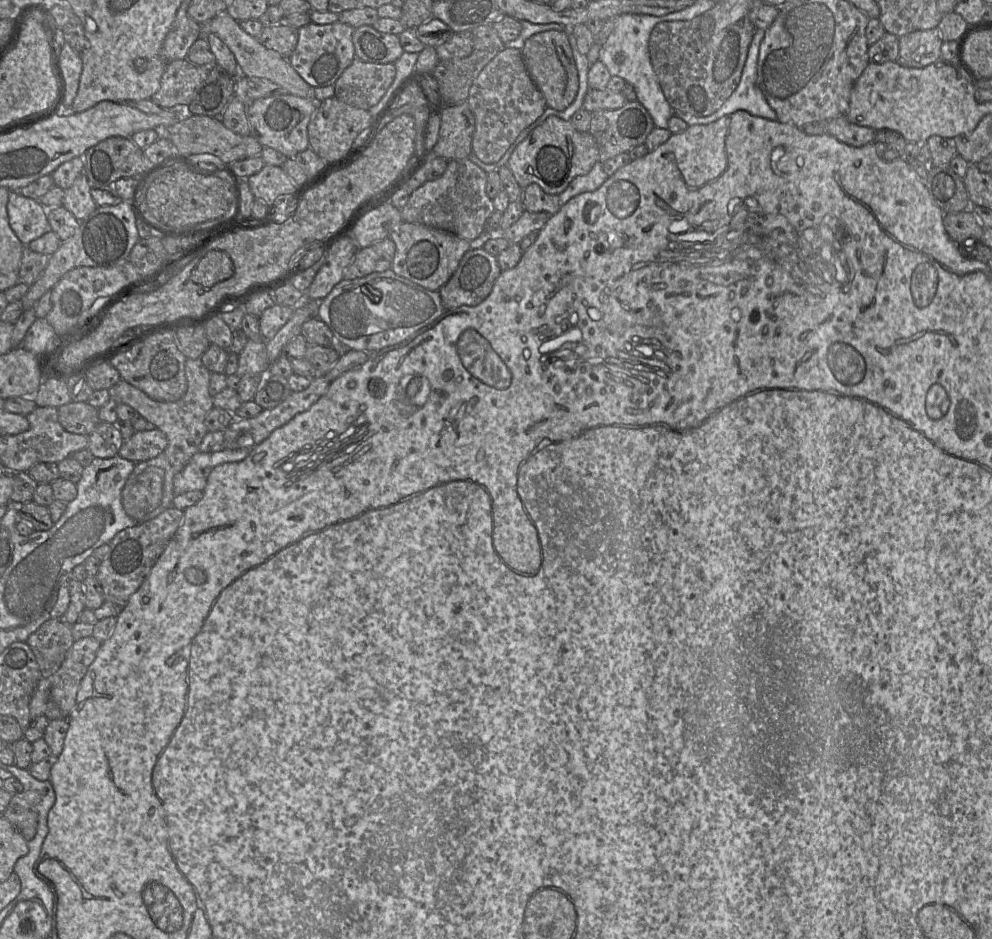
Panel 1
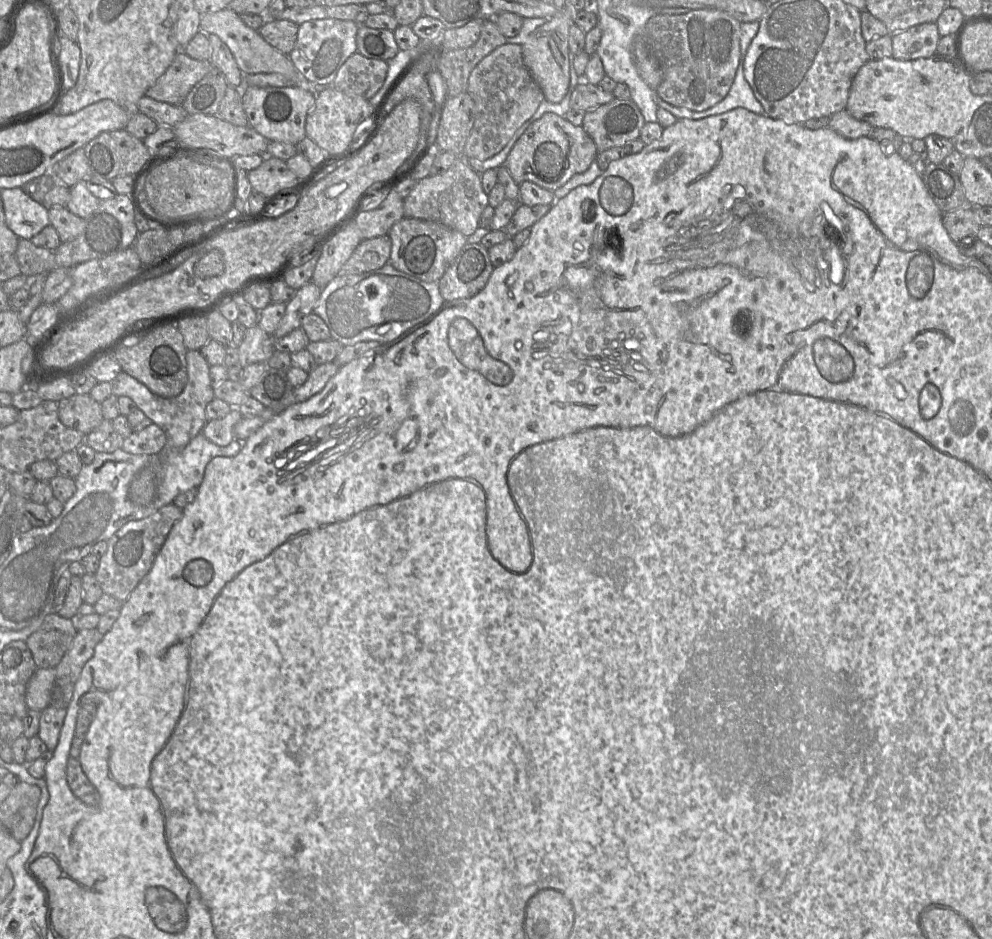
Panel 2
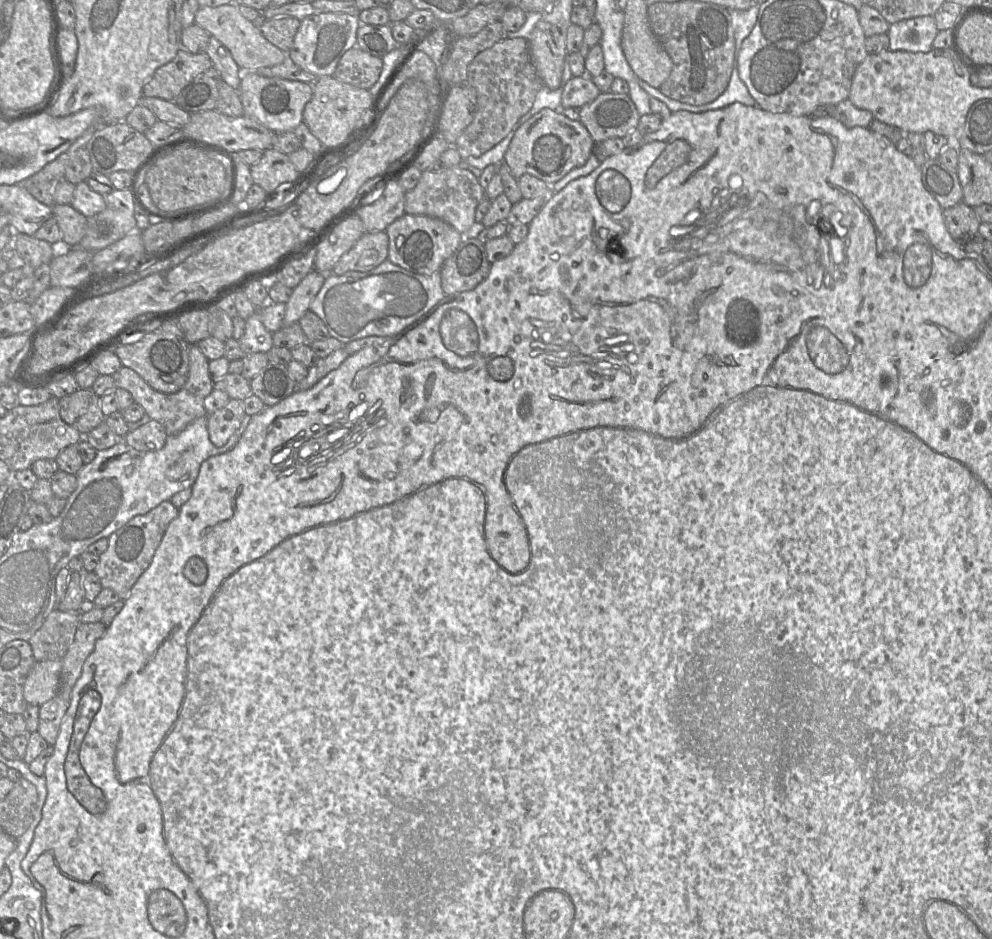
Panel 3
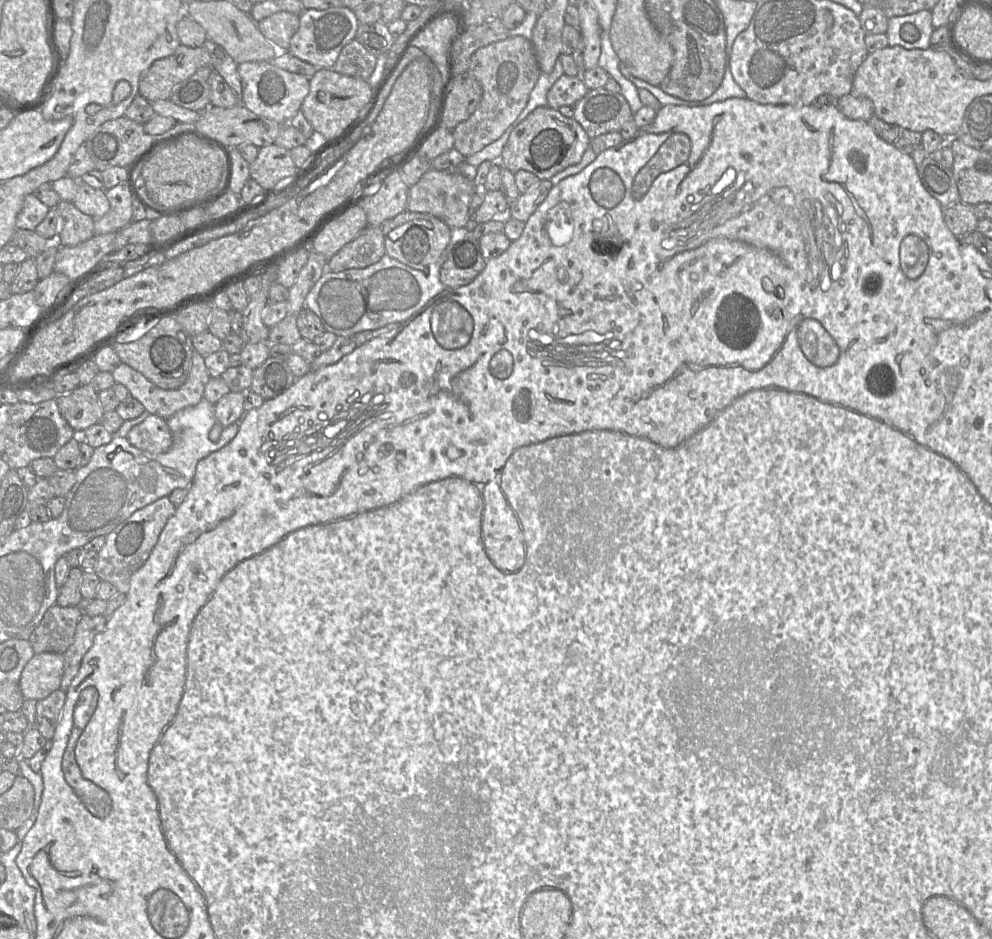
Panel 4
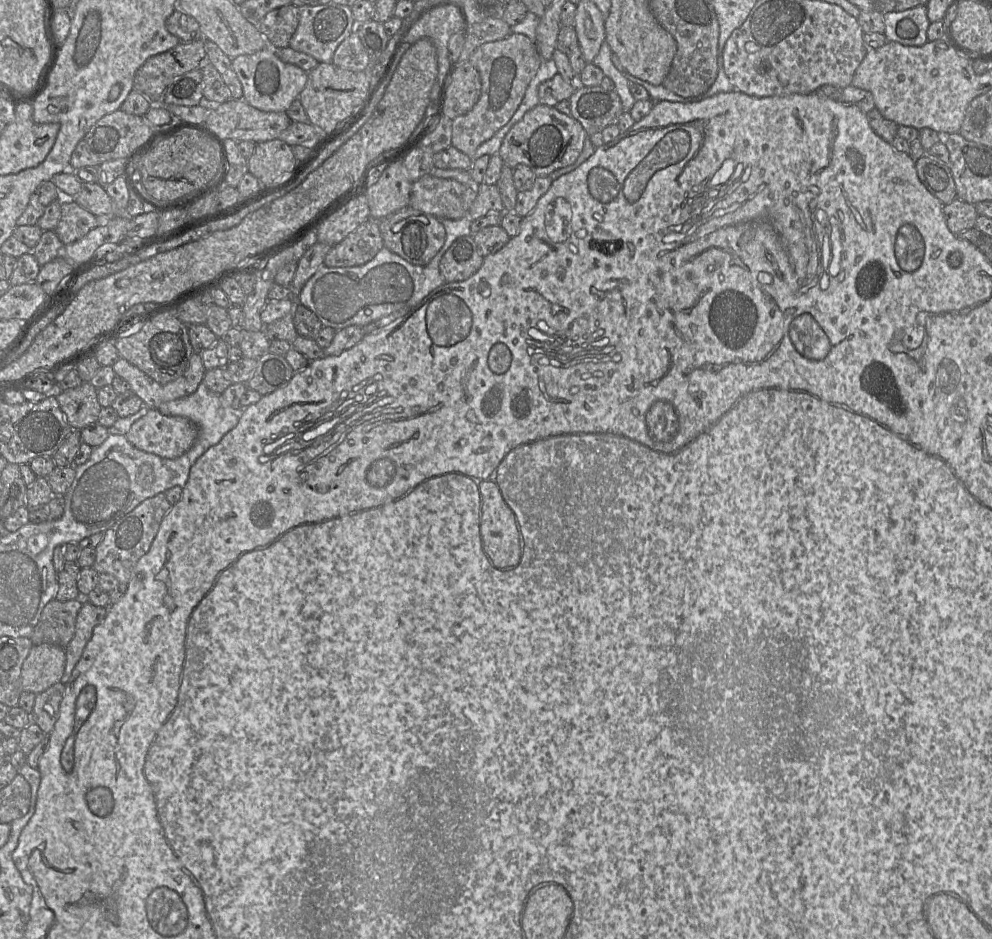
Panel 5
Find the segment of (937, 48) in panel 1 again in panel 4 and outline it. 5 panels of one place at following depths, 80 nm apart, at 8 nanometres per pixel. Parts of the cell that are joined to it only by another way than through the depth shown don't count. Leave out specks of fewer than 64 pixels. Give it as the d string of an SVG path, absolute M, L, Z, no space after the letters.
M931 11L892 17L888 19L886 35L889 46L901 46L906 49L928 49L934 27Z

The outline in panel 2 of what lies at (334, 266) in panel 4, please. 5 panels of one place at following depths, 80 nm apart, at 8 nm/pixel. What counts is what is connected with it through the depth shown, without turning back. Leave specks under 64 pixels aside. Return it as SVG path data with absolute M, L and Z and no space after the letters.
M387 234L363 239L341 267L337 276L362 274L380 269L388 262L390 253L391 239Z

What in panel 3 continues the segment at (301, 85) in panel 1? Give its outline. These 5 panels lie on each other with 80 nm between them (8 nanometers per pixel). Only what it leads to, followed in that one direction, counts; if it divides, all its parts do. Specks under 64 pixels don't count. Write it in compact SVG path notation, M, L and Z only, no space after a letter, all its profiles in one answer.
M236 5L200 6L194 21L228 49L238 67L243 71L256 71L259 68L275 66L281 64L286 57L283 51L262 35L254 22L243 17Z

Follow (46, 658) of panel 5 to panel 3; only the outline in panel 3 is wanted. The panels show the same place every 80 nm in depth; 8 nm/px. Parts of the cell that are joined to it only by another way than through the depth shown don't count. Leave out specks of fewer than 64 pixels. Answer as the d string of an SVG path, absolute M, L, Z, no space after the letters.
M62 660L35 662L24 683L25 701L41 706L56 696L61 668Z

